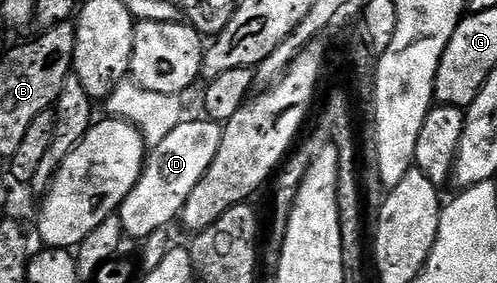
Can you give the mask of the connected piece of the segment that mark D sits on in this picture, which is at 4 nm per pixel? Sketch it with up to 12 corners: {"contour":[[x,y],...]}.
{"contour":[[182,120],[149,152],[117,212],[144,241],[175,222],[223,126]]}

